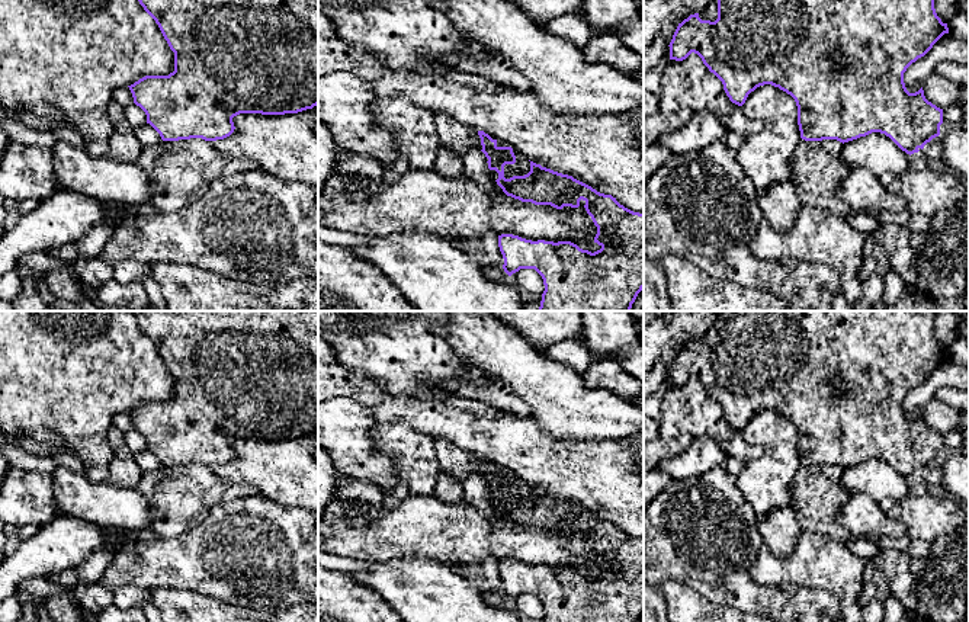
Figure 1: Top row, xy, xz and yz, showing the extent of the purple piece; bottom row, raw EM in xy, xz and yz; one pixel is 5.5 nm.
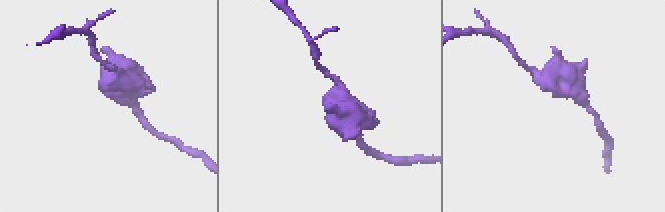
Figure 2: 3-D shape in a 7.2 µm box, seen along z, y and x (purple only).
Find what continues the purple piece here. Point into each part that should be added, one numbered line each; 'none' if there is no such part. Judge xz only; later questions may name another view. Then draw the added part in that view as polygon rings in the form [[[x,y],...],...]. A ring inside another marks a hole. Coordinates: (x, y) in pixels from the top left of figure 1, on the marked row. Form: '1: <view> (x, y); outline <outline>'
none

